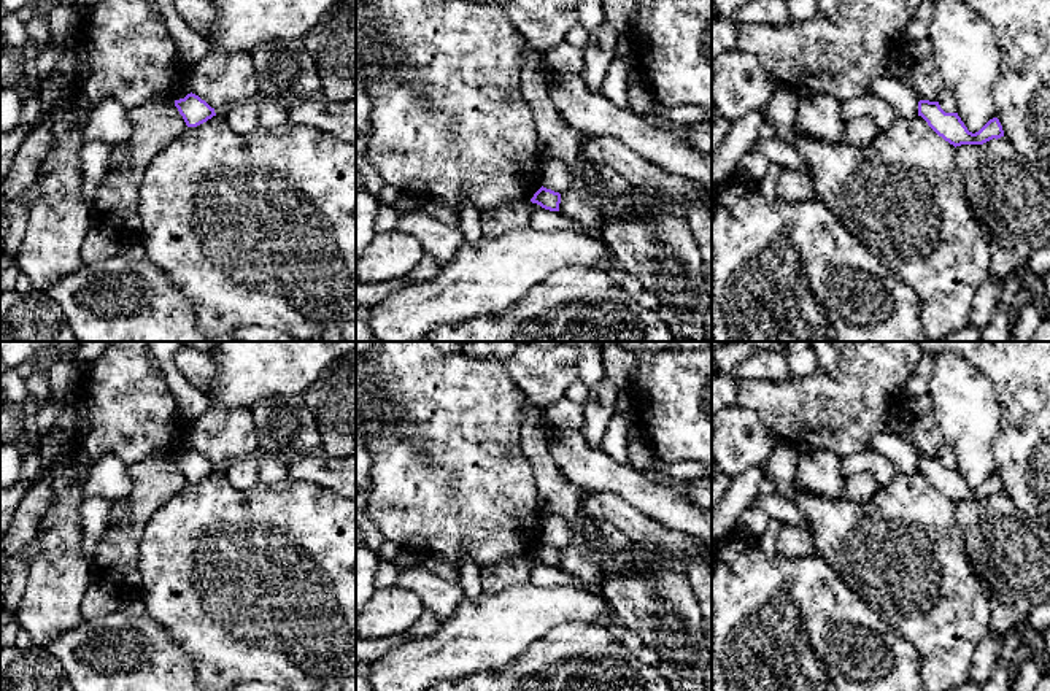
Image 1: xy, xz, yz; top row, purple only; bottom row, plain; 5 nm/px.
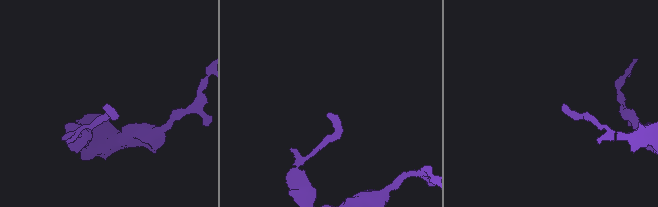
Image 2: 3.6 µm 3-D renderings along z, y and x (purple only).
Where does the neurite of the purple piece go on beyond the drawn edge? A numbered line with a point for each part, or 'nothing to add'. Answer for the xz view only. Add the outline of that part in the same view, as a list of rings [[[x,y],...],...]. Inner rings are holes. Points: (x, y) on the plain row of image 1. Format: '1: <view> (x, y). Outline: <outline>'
nothing to add

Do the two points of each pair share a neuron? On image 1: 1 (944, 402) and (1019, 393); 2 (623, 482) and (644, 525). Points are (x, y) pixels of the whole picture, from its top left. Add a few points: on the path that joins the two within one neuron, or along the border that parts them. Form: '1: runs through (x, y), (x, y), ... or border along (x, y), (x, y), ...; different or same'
1: border along (974, 366), (993, 386), (1001, 409), (1001, 432); different
2: border along (602, 491), (612, 491), (625, 497), (667, 529); different

